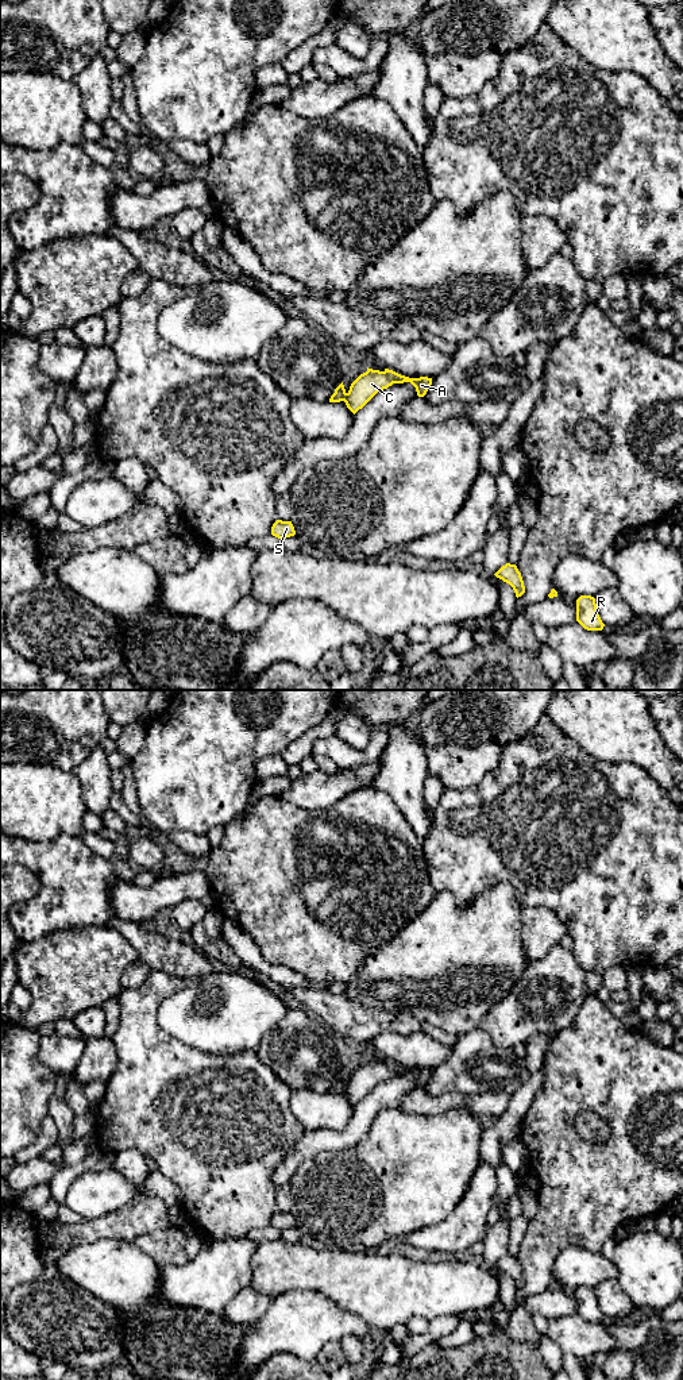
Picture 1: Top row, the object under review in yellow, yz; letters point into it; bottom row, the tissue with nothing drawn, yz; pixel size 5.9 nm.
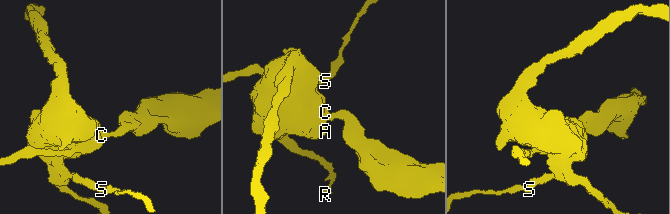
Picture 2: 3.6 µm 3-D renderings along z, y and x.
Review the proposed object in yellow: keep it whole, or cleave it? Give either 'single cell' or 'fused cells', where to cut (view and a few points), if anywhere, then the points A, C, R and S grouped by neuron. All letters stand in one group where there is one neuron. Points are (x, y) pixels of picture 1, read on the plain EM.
fused cells; cut yz (382, 1063), (393, 1074); groups A R S / C

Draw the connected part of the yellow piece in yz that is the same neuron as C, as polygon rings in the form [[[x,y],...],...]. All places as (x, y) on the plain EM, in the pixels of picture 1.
[[[367,1060],[350,1078],[344,1091],[347,1099],[355,1106],[362,1100],[378,1083],[387,1080],[393,1073],[379,1061]]]

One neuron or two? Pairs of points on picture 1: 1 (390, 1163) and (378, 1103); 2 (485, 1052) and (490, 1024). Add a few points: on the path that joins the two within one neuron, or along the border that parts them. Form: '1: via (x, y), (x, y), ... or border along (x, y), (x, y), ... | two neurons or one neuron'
1: border along (398, 1106), (382, 1109), (362, 1138) | two neurons
2: border along (479, 1028), (497, 1045), (512, 1049) | two neurons

